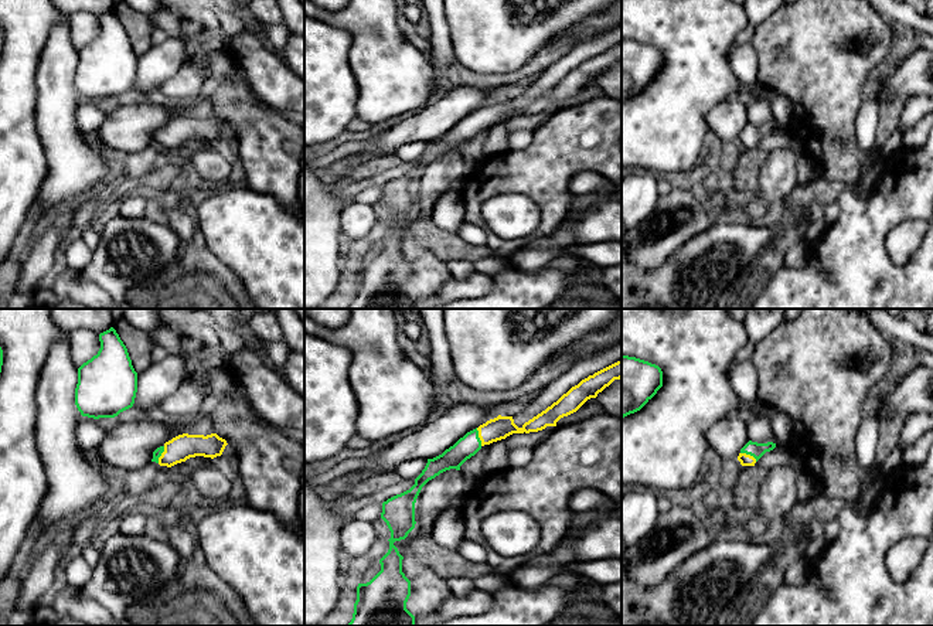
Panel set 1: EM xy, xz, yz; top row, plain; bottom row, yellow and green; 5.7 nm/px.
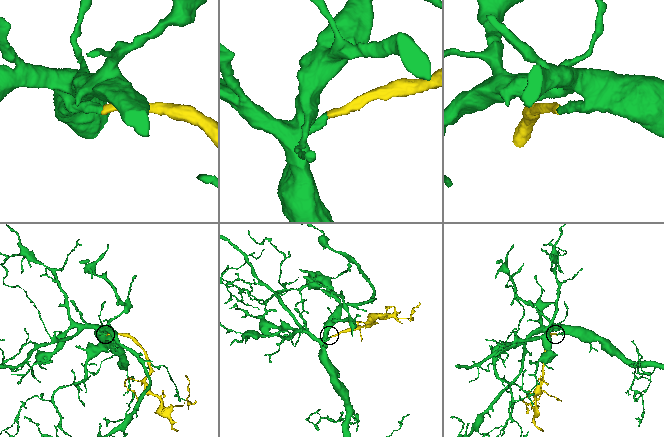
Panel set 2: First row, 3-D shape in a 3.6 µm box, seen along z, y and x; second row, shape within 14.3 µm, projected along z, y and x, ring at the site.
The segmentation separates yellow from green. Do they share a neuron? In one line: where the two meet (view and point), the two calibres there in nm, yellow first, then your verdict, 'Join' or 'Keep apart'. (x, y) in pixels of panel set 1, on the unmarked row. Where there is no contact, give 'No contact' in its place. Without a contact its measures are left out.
Touches yellow at xz (479, 119). Thickness 130 nm (yellow) against 120 nm. Join

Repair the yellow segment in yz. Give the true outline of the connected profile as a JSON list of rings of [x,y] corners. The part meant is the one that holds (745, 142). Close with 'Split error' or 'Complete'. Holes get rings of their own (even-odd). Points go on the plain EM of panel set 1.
[[[749,123],[742,132],[738,139],[738,143],[742,149],[755,149],[755,146],[766,136],[776,130],[776,126],[757,126]]]. Split error

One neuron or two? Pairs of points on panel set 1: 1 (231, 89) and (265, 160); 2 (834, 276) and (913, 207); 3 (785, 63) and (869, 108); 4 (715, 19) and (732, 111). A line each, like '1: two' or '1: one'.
1: one
2: one
3: two
4: two

